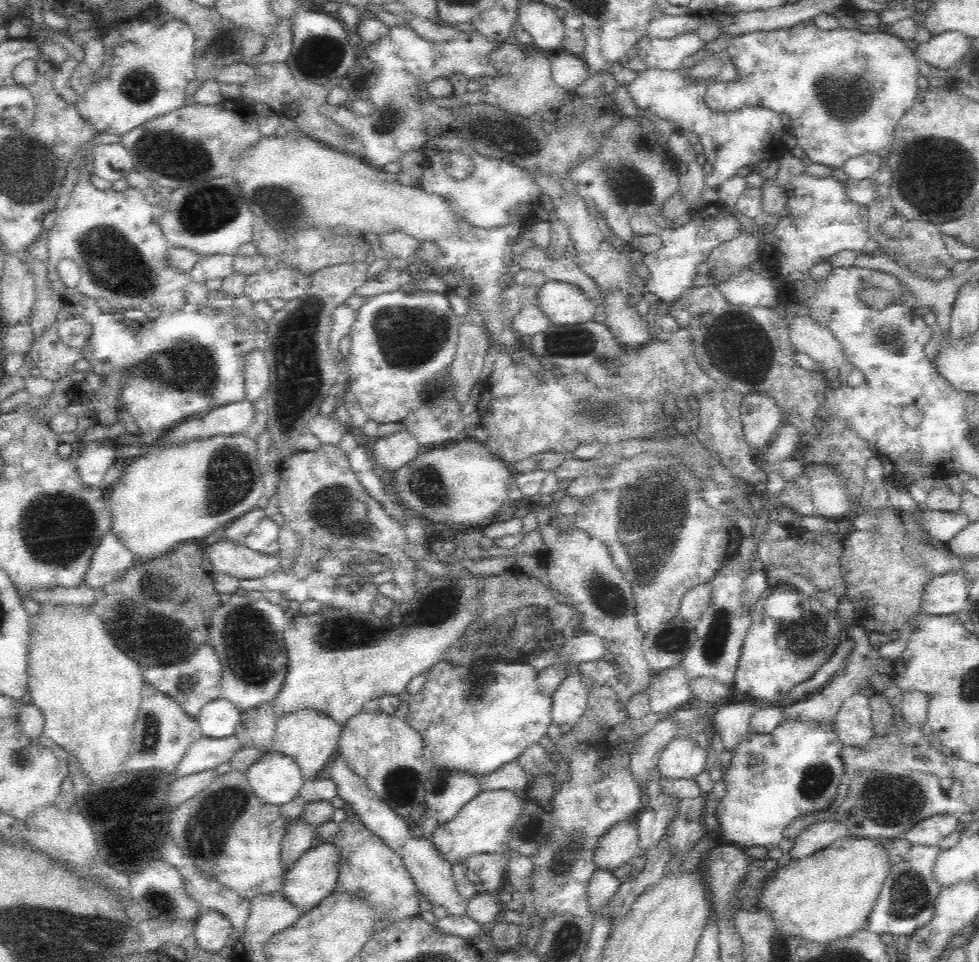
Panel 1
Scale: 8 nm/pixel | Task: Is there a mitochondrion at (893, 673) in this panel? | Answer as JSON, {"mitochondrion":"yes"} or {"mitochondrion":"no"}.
{"mitochondrion":"no"}

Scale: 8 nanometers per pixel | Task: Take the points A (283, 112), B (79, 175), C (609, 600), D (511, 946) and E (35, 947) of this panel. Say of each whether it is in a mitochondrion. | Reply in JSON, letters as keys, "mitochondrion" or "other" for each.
{"A":"other","B":"other","C":"mitochondrion","D":"other","E":"mitochondrion"}

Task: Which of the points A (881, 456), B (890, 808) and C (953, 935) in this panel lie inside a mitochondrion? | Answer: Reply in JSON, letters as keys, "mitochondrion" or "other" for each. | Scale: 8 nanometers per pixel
{"A":"other","B":"mitochondrion","C":"other"}

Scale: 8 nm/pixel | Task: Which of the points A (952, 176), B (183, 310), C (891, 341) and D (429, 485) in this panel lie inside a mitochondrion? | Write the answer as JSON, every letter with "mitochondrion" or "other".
{"A":"mitochondrion","B":"other","C":"mitochondrion","D":"mitochondrion"}

